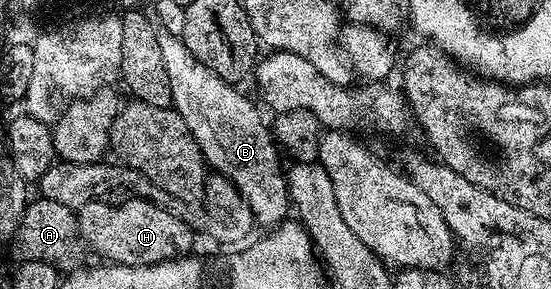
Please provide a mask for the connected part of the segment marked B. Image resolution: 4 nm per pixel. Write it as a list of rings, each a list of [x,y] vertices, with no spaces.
[[[164,31],[159,32],[159,48],[163,54],[163,63],[167,66],[167,79],[171,79],[172,108],[187,123],[191,135],[199,143],[201,154],[206,162],[213,165],[222,176],[229,178],[234,187],[243,195],[243,199],[251,207],[254,222],[258,226],[276,227],[286,220],[291,213],[289,200],[289,182],[286,170],[281,169],[279,146],[273,136],[268,120],[261,118],[261,113],[240,93],[236,84],[223,80],[215,70],[204,65],[193,52],[182,42],[180,37]]]

